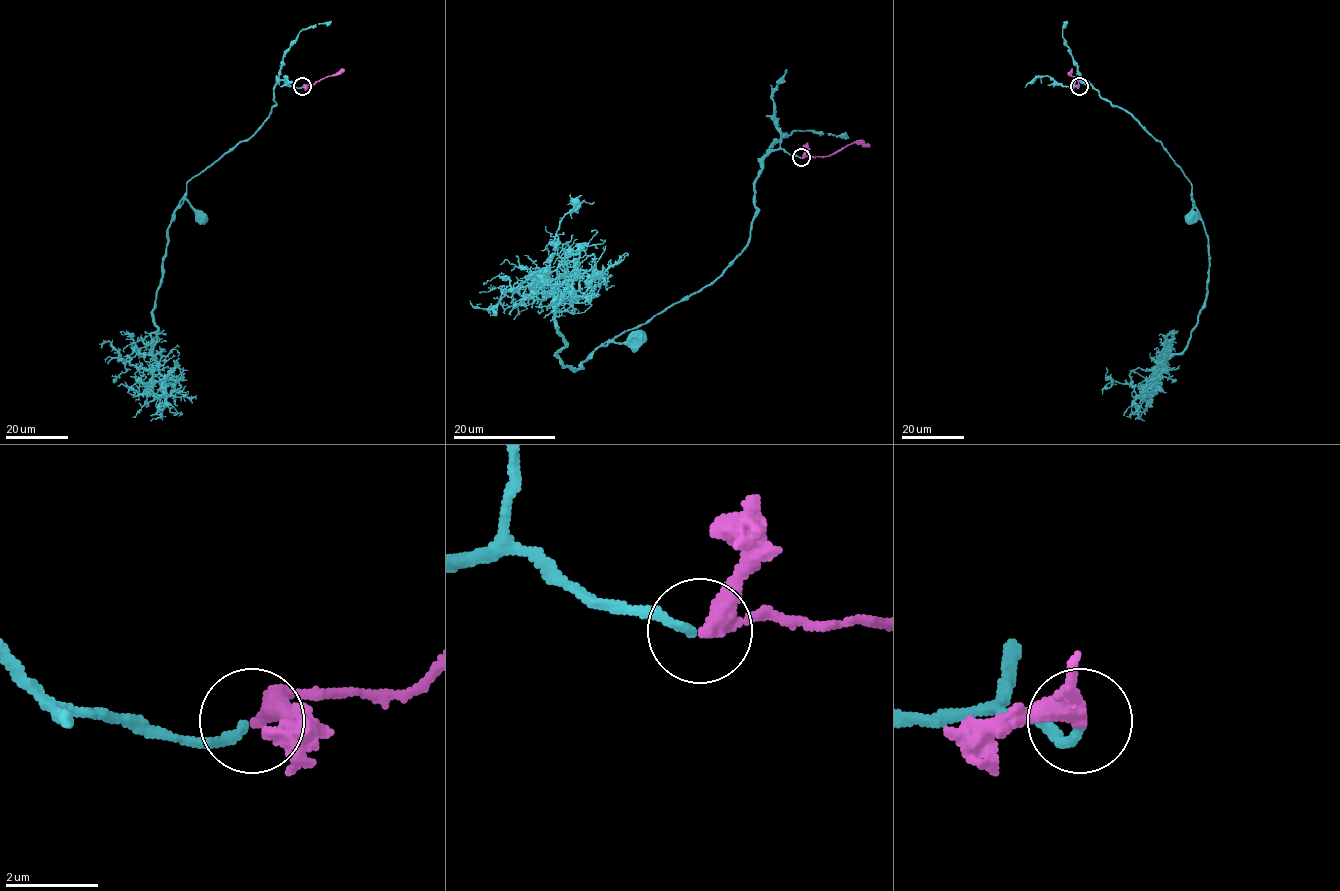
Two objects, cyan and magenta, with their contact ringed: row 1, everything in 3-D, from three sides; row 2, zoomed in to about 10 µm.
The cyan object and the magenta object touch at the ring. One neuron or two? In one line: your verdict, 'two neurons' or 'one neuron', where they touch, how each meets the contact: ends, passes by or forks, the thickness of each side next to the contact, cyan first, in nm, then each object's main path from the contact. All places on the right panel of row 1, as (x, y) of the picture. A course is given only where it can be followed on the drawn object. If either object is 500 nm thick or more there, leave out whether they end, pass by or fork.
one neuron | (1079, 86) | cyan ends | magenta passes by | 190/340 nm | cyan via (1079, 86), (1074, 85), (1078, 80), (1089, 83), (1102, 98), (1128, 112), (1169, 153), (1191, 183), (1189, 216) | magenta via (1079, 86), (1070, 74), (1072, 69)

